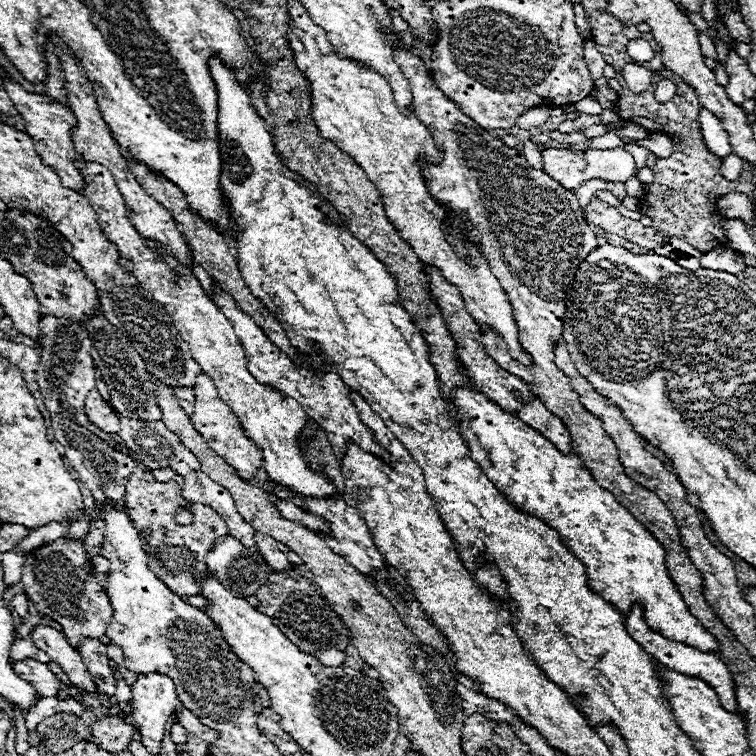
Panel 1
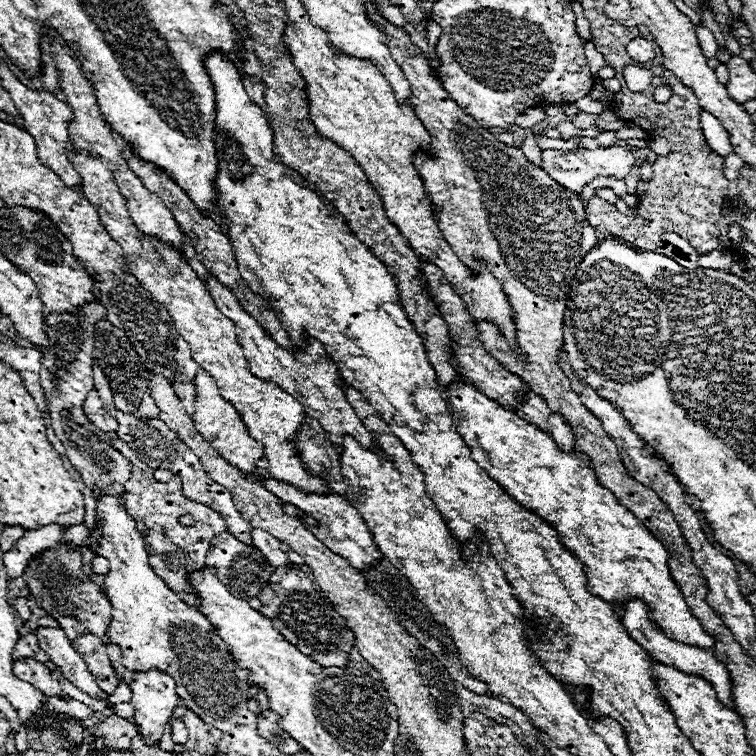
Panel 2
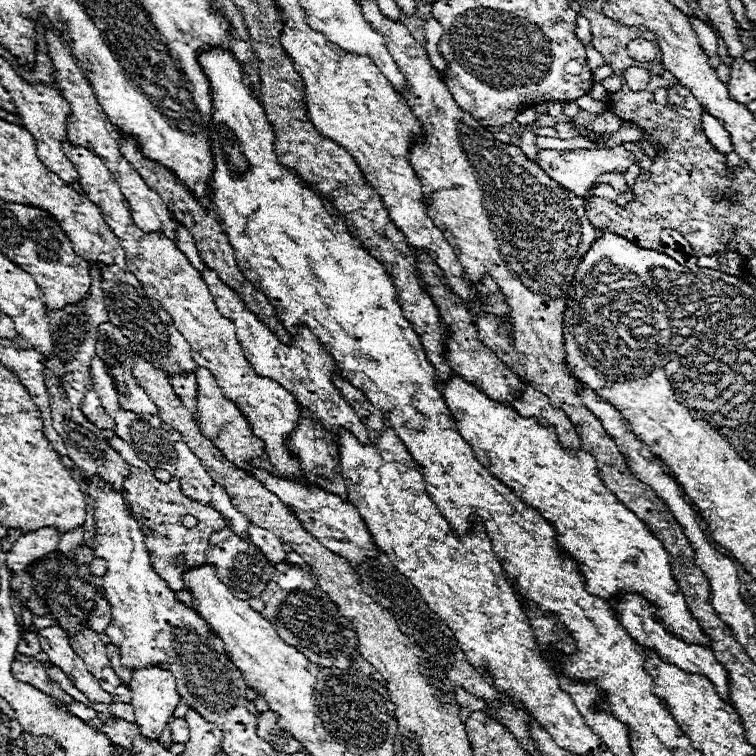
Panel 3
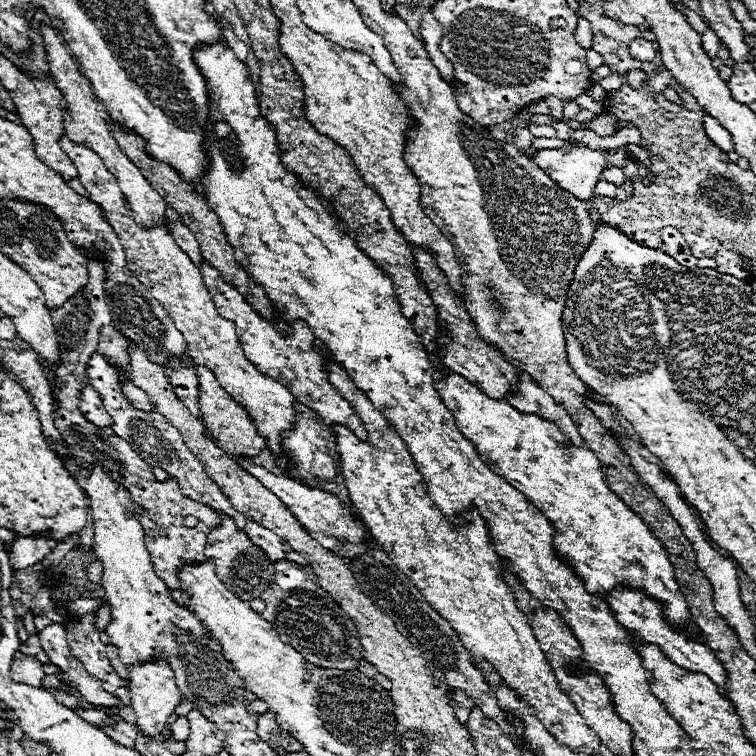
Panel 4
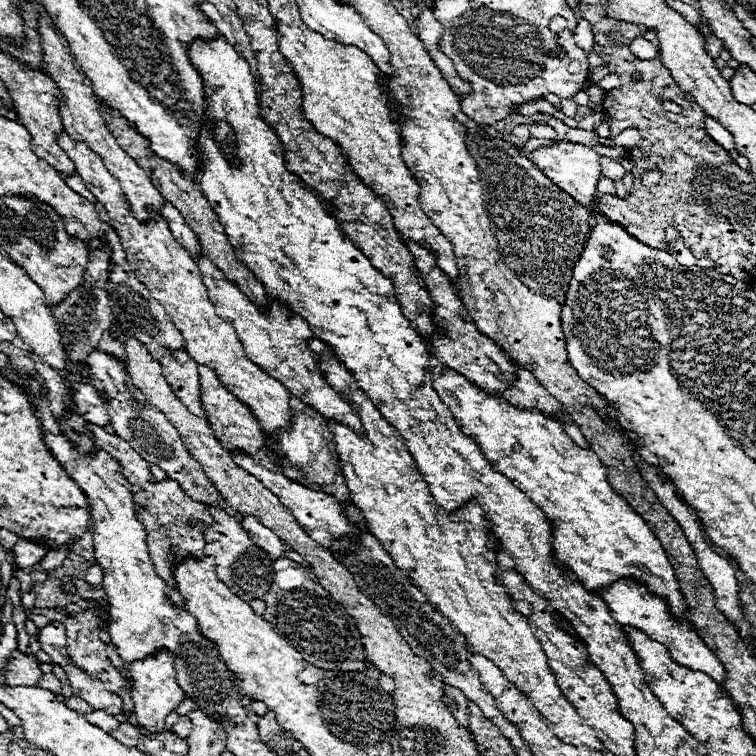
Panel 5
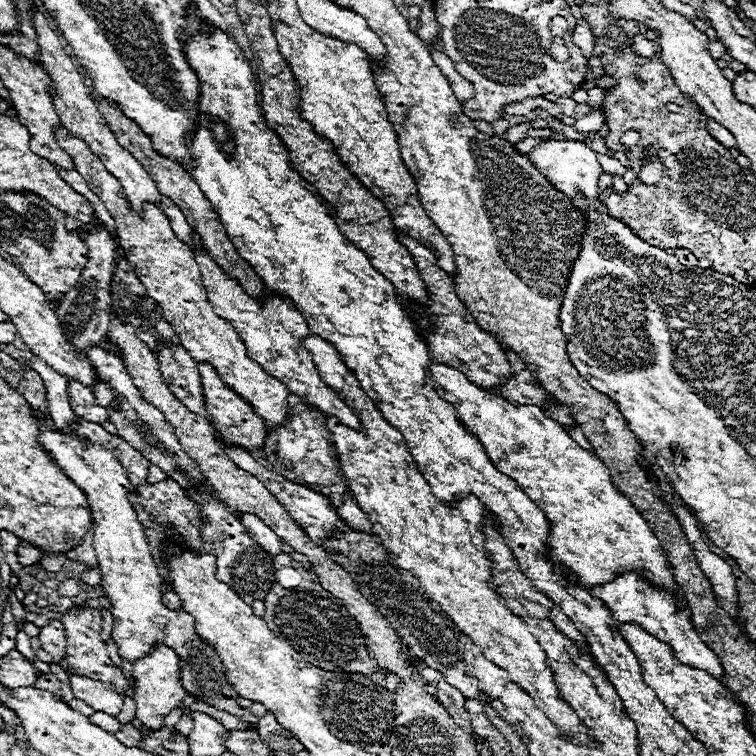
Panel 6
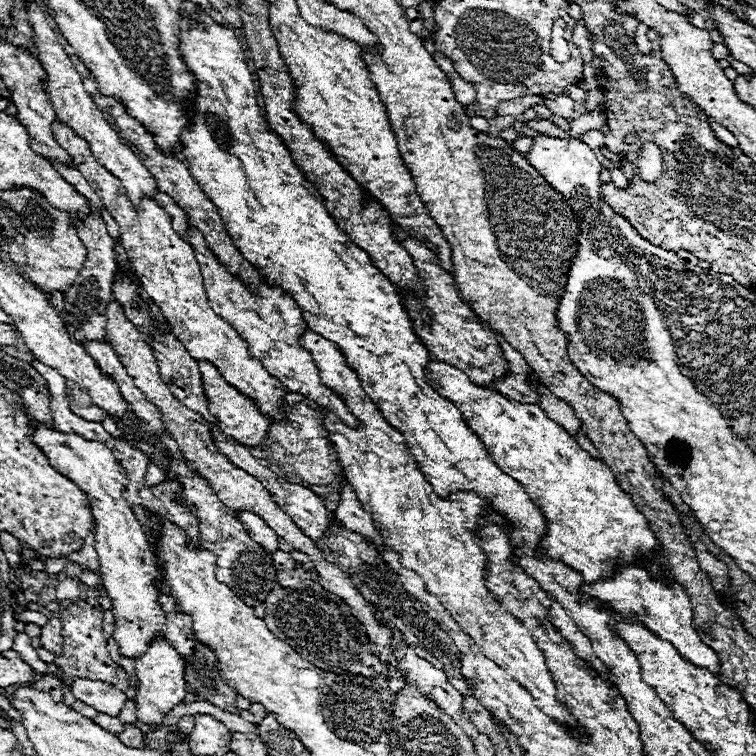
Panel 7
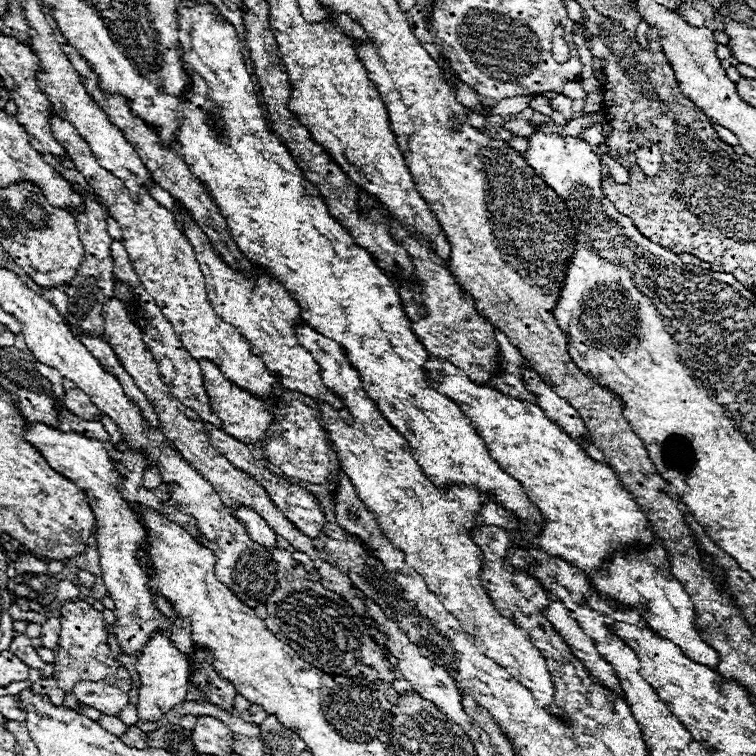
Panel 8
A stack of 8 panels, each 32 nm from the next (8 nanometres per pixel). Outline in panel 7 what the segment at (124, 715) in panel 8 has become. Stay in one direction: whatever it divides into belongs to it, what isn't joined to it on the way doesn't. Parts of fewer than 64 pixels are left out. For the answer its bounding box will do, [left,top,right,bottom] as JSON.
[118,700,138,724]

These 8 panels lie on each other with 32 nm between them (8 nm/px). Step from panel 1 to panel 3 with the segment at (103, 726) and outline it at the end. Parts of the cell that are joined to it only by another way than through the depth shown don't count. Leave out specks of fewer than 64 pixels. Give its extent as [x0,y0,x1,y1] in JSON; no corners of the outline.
[100,718,140,748]

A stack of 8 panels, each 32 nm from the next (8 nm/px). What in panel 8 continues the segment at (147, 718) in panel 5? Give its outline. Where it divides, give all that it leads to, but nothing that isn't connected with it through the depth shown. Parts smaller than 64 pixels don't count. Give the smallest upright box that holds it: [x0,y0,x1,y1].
[136,630,190,722]

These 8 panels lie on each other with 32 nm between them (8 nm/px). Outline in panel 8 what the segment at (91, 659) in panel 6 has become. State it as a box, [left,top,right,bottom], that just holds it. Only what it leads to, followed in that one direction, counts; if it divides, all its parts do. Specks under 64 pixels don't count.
[52,600,132,694]

